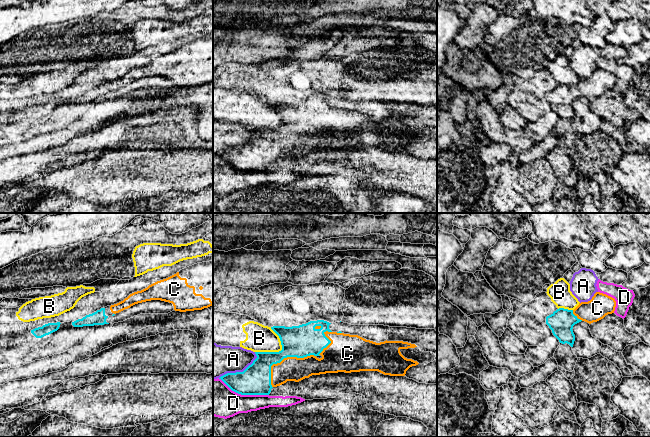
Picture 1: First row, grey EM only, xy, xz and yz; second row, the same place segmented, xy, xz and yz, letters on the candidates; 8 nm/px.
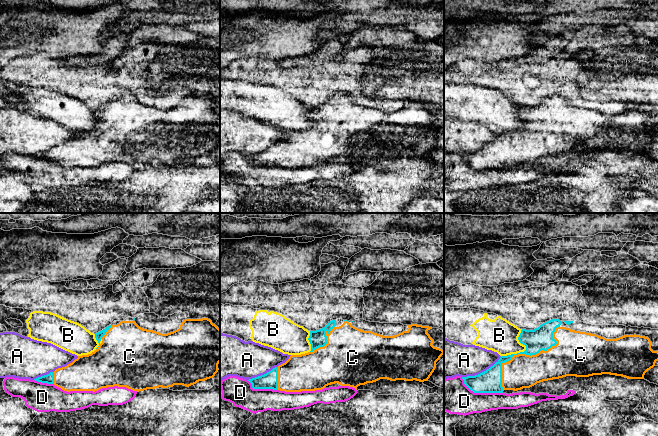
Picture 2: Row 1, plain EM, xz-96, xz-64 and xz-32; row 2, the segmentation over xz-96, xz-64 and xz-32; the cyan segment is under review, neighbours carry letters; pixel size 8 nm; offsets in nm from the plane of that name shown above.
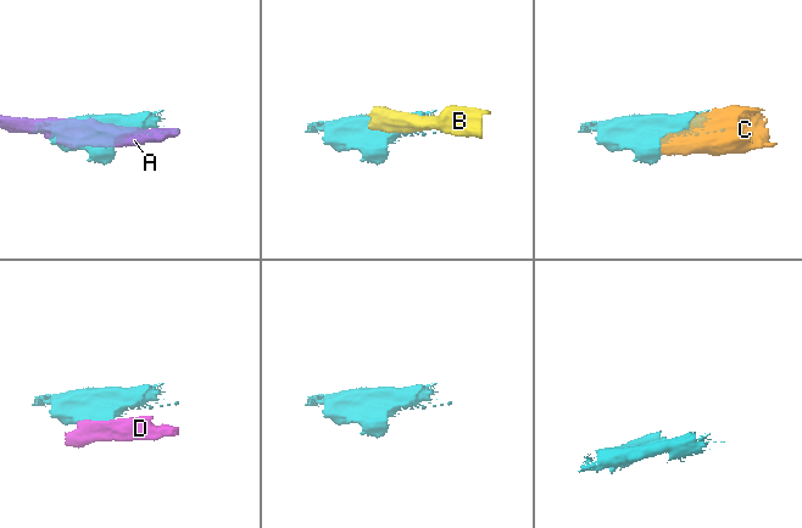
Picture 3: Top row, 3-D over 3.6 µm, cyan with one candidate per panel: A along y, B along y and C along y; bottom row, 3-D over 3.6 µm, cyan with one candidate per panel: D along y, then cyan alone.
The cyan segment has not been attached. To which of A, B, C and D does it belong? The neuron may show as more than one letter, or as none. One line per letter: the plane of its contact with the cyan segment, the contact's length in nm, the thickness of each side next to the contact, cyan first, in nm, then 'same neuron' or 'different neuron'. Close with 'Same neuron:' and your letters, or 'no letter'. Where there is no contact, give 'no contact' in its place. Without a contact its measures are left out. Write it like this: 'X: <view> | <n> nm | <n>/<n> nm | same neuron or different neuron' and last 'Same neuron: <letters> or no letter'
A: xz | 360 nm | 240/280 nm | different neuron
B: xz | 240 nm | 260/220 nm | different neuron
C: xz | 440 nm | 260/190 nm | same neuron
D: xz | 440 nm | 240/300 nm | different neuron
Same neuron: C

